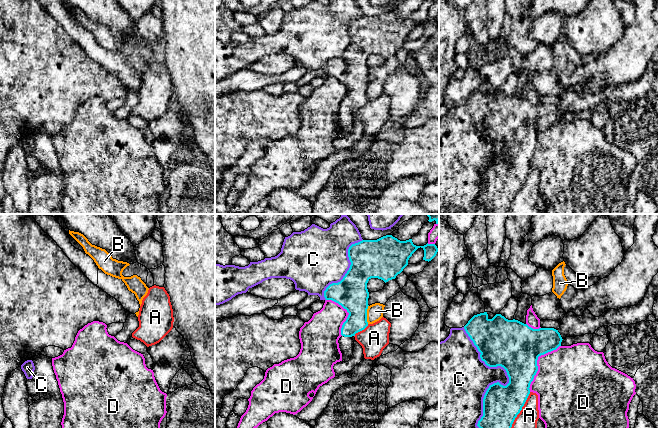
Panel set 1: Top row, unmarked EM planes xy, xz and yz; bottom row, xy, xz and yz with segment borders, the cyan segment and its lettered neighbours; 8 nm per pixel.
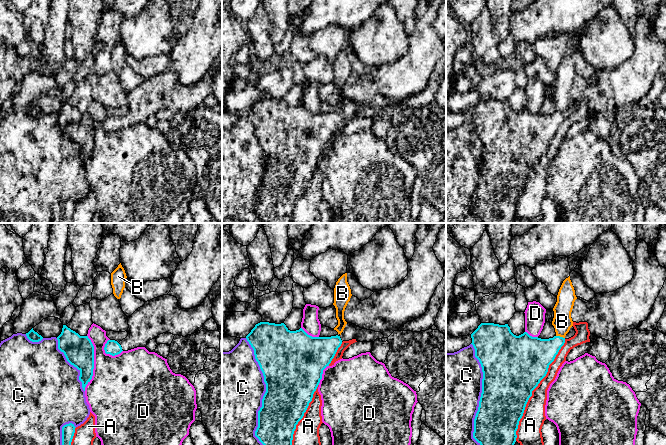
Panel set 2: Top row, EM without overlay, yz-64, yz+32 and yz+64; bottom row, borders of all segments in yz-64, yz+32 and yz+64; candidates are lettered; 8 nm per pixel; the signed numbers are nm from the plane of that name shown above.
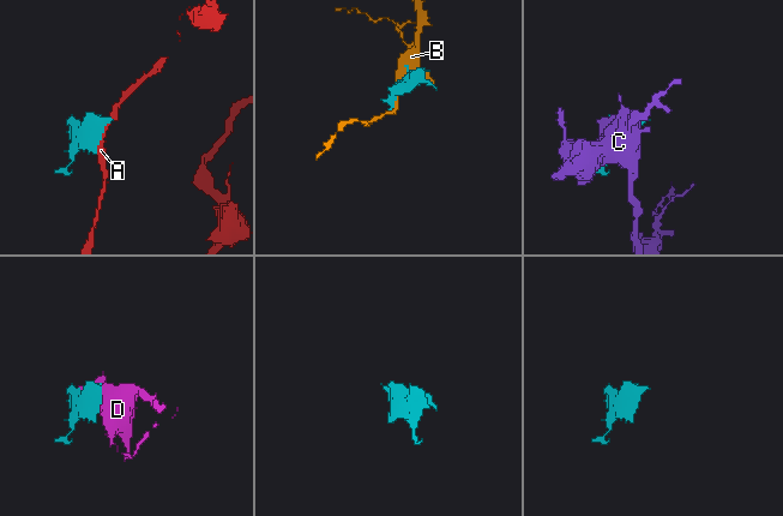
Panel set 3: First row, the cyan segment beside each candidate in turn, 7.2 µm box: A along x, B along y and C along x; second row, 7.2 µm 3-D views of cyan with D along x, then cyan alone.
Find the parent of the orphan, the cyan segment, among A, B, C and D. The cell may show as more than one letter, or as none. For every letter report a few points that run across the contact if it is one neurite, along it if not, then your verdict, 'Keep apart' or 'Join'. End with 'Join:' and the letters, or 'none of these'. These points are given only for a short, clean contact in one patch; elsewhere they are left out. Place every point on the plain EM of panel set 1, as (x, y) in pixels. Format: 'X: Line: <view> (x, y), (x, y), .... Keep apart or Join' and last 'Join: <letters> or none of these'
A: Keep apart
B: Keep apart
C: Keep apart
D: Keep apart
Join: none of these

